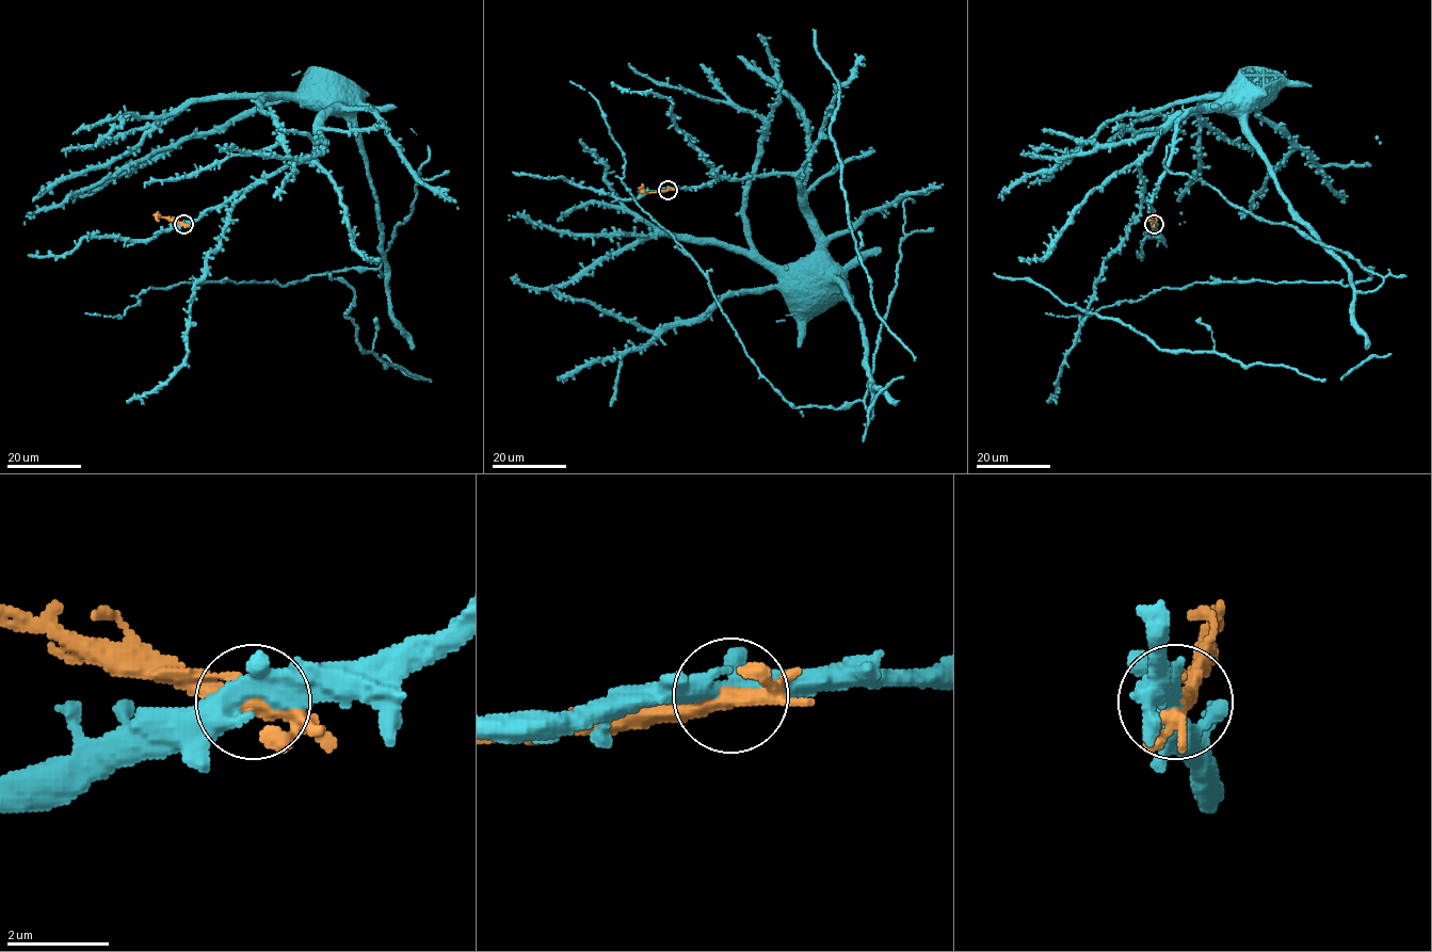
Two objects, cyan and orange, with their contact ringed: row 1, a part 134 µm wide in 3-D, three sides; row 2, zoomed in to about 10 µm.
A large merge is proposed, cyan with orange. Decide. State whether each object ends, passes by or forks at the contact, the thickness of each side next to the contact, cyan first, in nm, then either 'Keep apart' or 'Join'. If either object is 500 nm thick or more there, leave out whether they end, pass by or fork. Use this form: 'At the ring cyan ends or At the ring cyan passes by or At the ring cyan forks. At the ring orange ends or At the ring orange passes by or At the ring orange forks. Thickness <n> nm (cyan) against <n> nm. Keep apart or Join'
Thickness 500 nm (cyan) against 280 nm. Keep apart

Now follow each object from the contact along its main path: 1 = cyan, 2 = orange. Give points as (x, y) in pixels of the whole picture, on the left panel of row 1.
1: (183, 224), (194, 223), (267, 177), (306, 161), (314, 150), (315, 128), (342, 106)
2: (183, 224), (156, 218), (158, 221)

